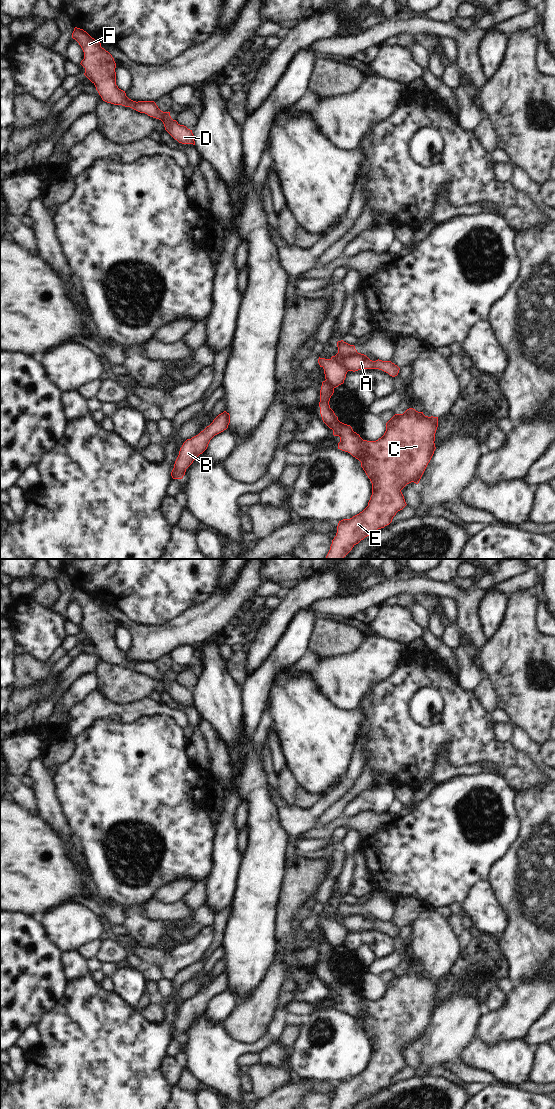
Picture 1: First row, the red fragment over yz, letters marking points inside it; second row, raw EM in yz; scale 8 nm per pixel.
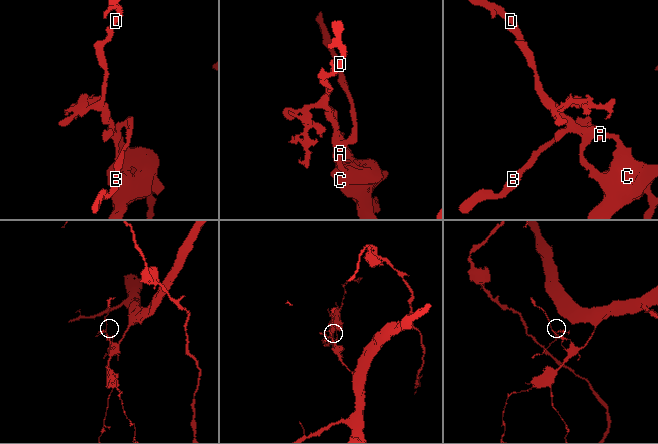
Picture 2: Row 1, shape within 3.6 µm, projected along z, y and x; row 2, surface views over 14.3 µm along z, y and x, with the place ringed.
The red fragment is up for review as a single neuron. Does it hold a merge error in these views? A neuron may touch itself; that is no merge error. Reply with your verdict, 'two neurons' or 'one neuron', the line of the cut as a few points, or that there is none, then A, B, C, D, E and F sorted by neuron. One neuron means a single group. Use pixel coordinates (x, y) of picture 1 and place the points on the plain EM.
two neurons; cut yz (338, 912), (341, 915), (357, 913); groups A C D E F / B

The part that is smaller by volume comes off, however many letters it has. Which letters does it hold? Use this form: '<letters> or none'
B

